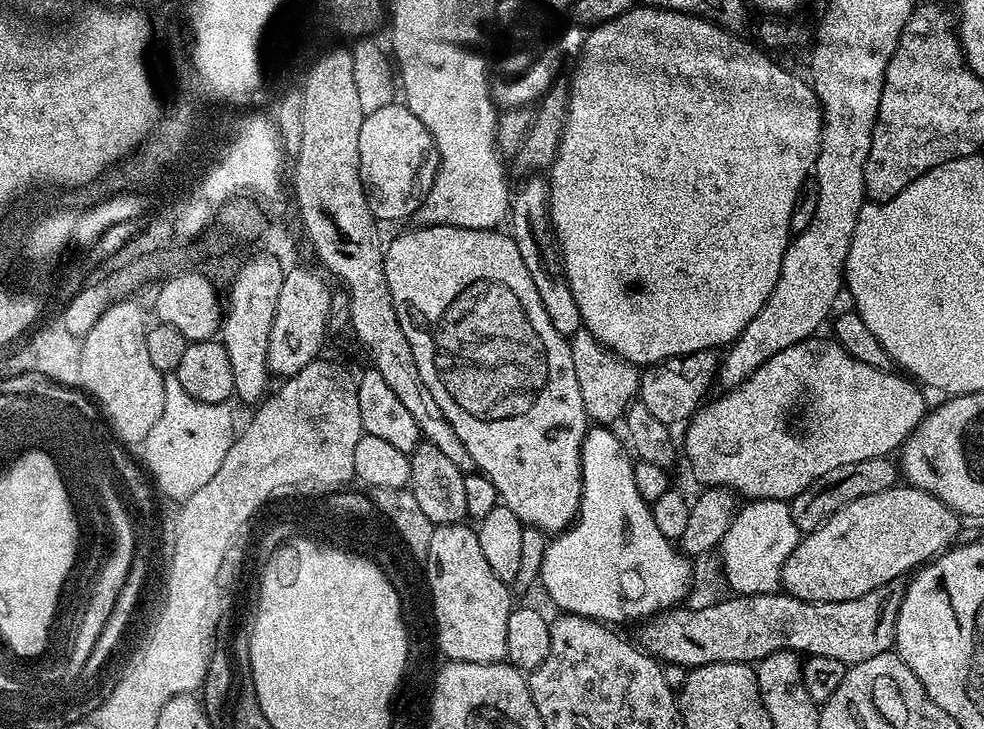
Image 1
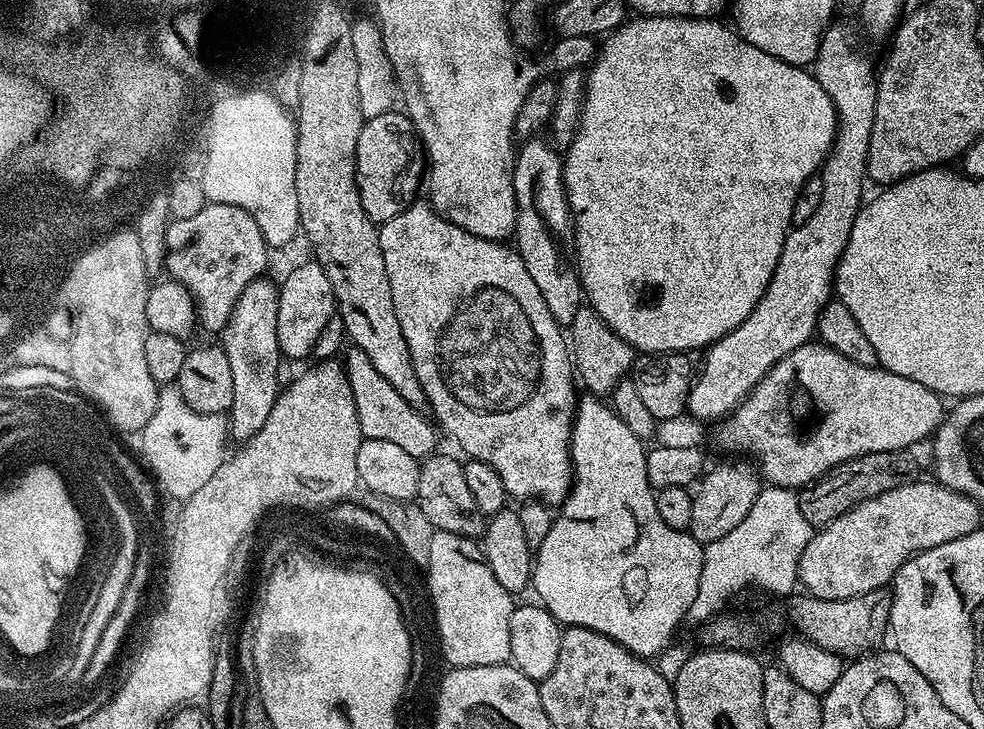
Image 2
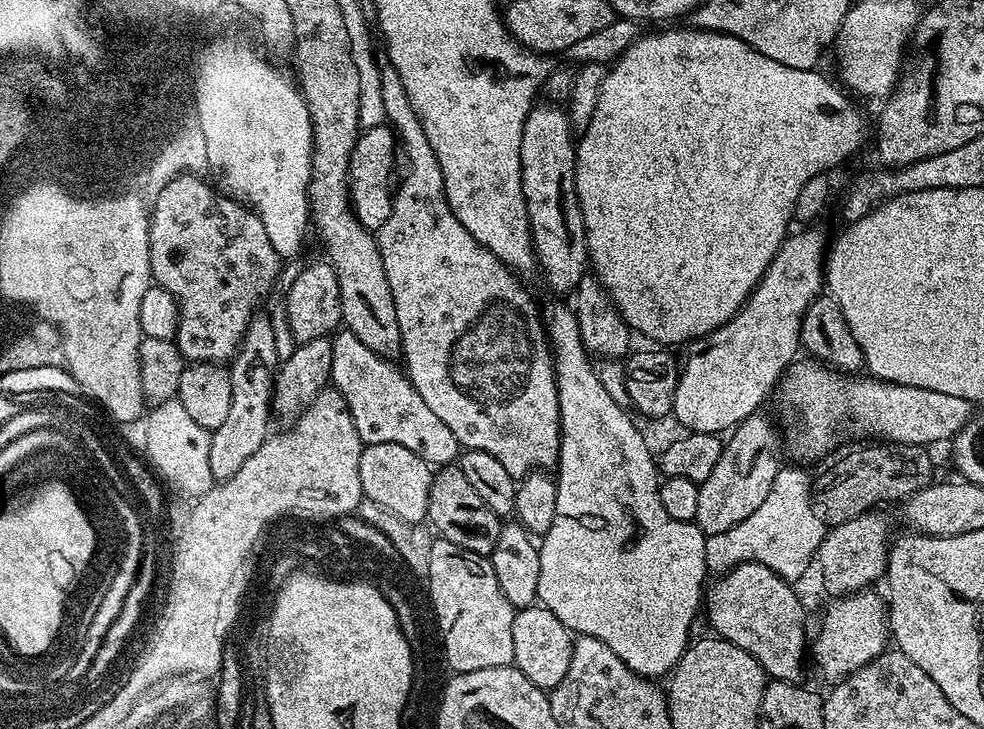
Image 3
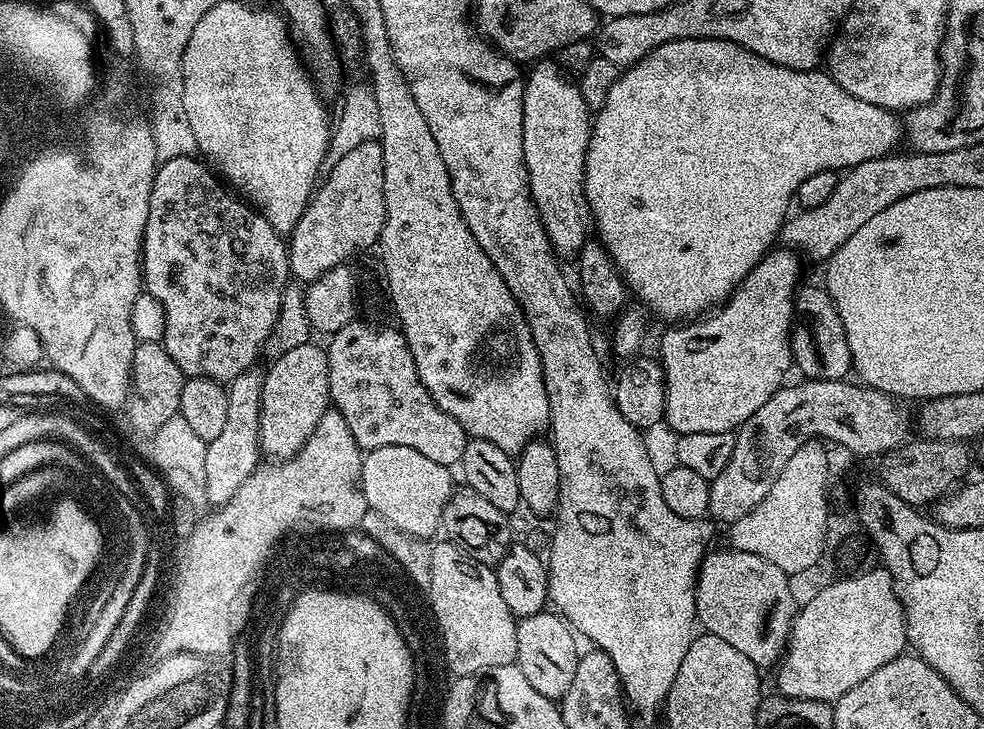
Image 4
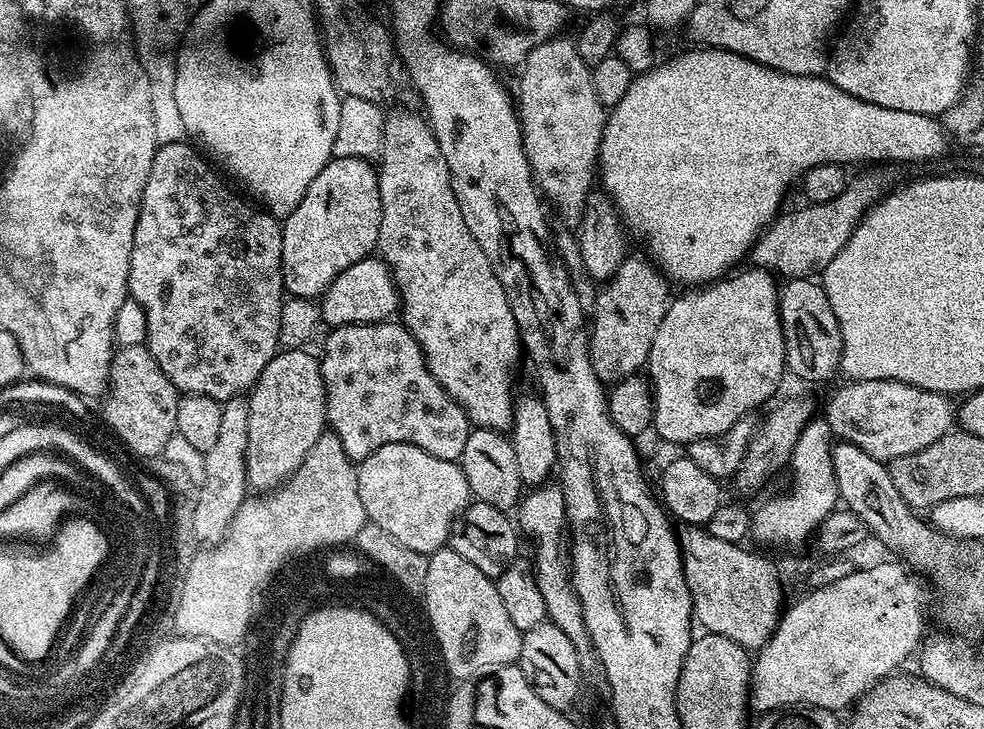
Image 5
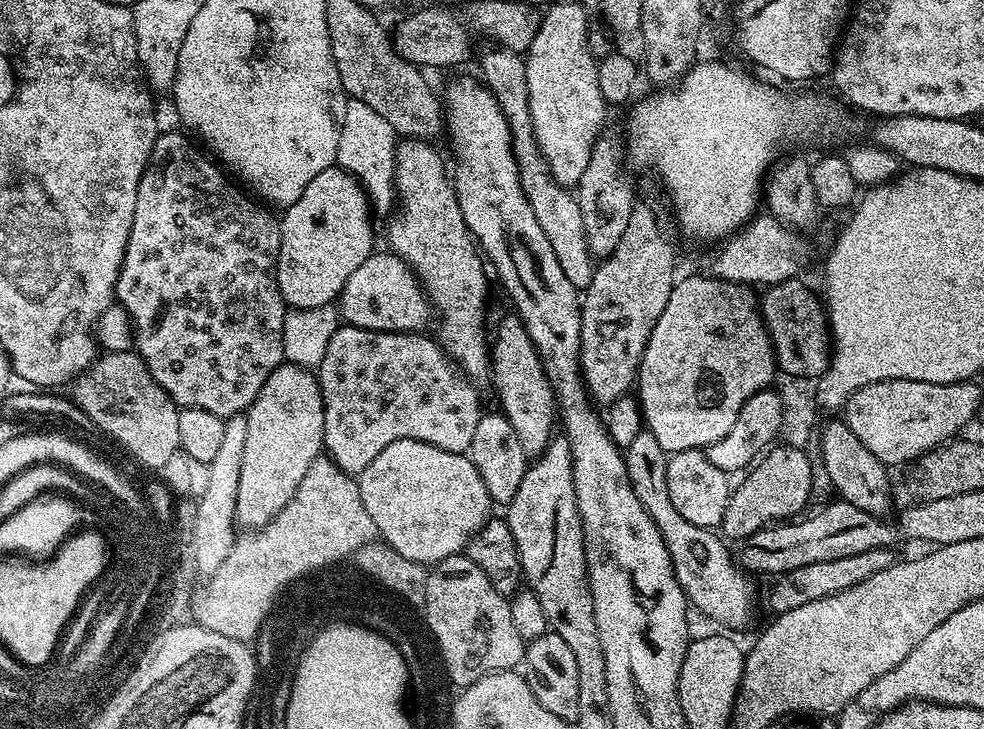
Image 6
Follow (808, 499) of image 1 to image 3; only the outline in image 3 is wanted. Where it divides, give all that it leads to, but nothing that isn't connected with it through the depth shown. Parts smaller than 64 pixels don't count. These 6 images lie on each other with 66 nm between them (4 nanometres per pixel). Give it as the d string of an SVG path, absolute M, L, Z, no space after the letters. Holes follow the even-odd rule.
M868 442L865 448L848 452L829 472L815 477L812 508L826 526L850 522L850 518L875 509L883 500L907 501L919 488L933 483L932 460L919 444Z

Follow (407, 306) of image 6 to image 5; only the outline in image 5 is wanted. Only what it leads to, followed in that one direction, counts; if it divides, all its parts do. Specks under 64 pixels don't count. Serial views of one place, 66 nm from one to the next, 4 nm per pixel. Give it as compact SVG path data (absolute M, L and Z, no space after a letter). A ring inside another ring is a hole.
M375 255L354 262L324 291L318 307L325 325L340 328L344 324L383 324L391 321L401 307L400 292L396 288L396 279L383 260Z

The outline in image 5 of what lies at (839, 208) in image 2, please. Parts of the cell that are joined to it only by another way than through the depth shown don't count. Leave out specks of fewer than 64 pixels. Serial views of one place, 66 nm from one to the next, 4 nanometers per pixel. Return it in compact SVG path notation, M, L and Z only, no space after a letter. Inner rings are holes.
M754 266L749 269L746 272L737 271L731 278L721 278L710 284L681 291L684 293L677 300L675 297L669 303L666 318L662 318L662 326L658 326L658 334L654 334L654 346L650 346L646 365L646 376L652 386L652 401L654 402L652 423L655 435L659 439L668 440L677 446L687 446L691 440L706 438L707 436L722 436L726 430L730 430L730 426L734 426L734 422L755 413L757 411L755 408L762 407L775 394L780 379L786 376L786 344L782 334L782 322L780 321L780 288L778 287L777 277L764 268Z

